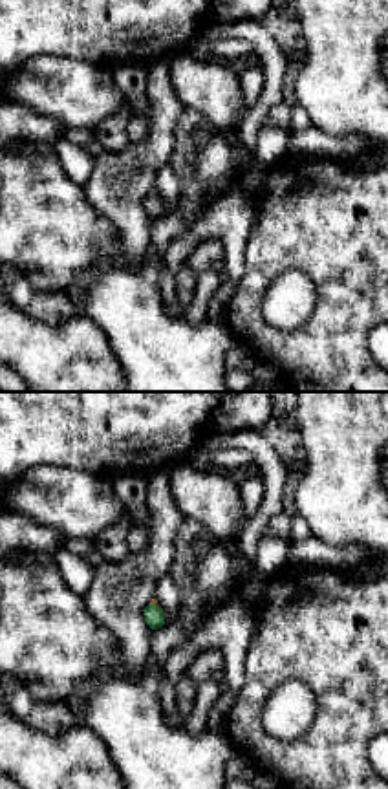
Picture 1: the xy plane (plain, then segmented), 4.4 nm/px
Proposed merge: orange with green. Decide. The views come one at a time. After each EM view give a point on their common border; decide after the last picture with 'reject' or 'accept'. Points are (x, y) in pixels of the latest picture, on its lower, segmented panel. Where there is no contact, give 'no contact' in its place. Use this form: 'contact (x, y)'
contact (154, 605)

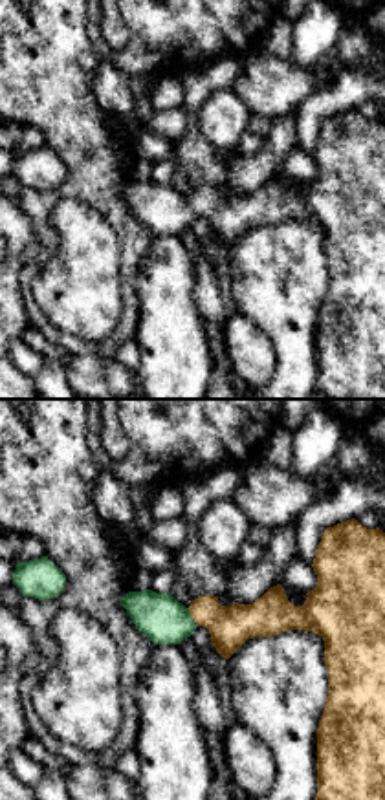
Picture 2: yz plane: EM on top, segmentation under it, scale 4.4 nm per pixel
contact (191, 616)

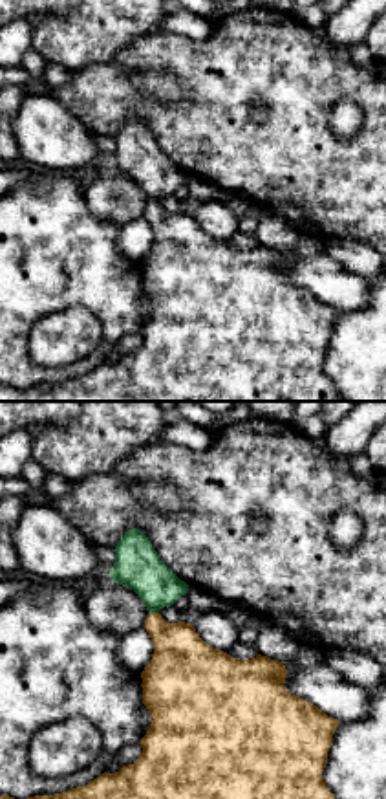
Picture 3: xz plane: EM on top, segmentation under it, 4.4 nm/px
contact (154, 612)

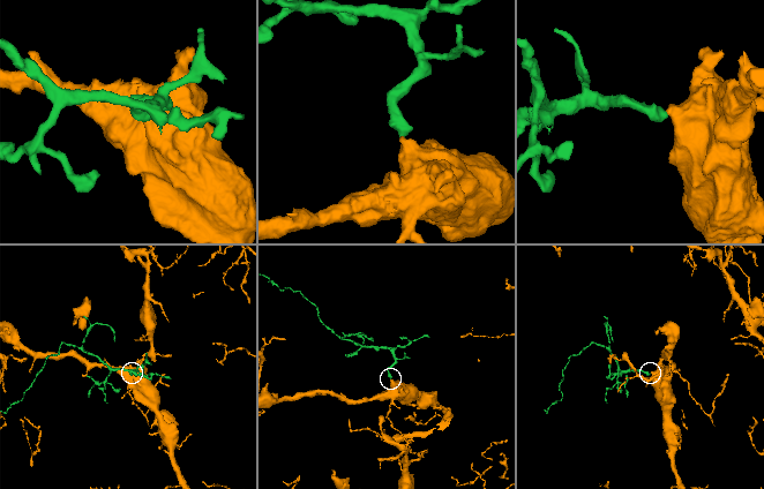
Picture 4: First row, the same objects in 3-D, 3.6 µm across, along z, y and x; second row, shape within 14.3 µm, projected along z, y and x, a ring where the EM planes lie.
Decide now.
accept

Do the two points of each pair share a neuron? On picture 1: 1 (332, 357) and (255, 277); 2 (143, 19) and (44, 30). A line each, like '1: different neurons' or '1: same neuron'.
1: same neuron
2: same neuron

